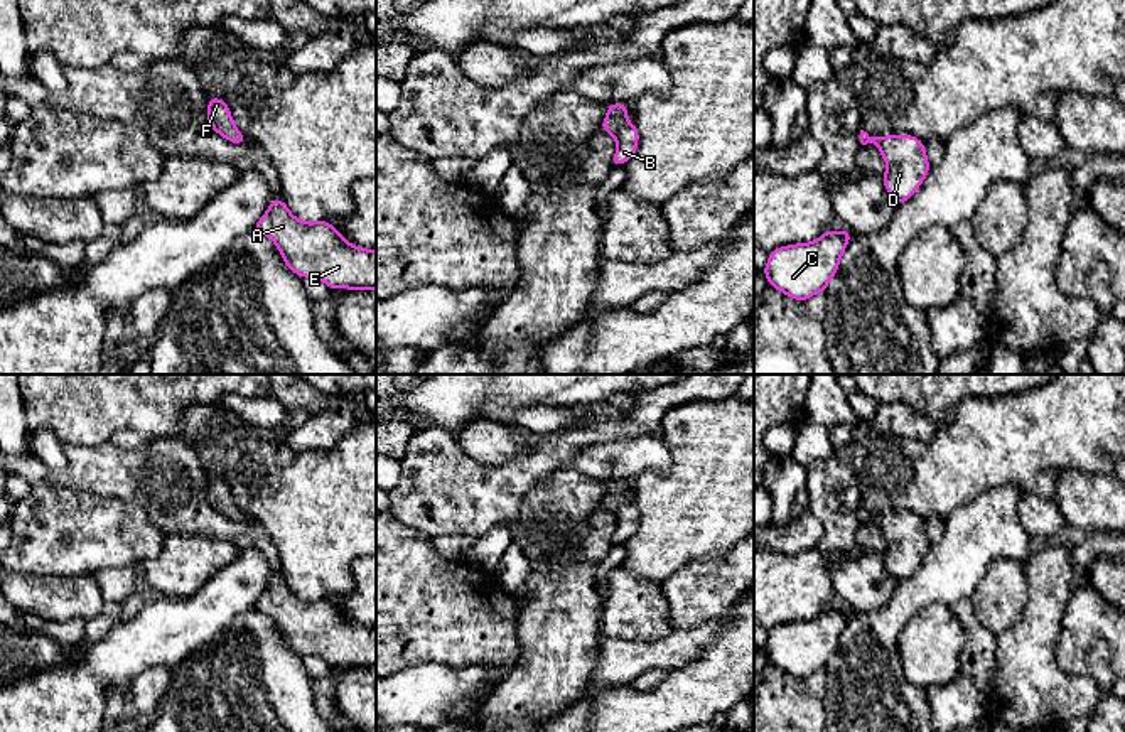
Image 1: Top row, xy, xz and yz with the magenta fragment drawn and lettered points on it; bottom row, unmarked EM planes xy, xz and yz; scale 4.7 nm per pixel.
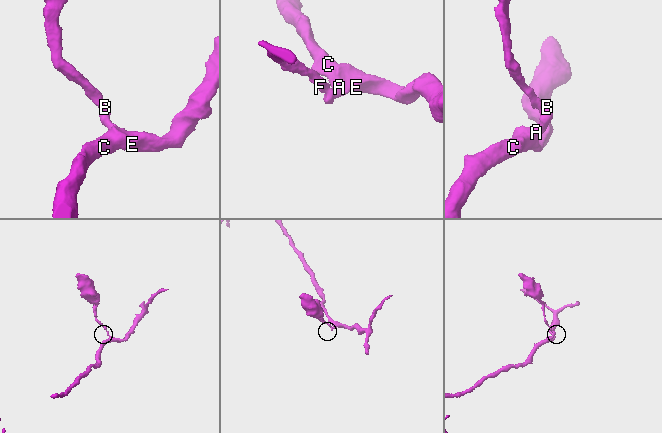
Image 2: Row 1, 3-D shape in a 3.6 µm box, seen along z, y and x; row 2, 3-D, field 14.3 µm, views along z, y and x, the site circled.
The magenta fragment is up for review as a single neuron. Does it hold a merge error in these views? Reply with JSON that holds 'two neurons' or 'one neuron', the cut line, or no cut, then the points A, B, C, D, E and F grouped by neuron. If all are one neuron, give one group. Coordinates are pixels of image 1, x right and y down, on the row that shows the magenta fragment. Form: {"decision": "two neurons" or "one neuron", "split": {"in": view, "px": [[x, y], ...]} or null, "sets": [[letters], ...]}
{"decision": "one neuron", "split": null, "sets": [["A", "B", "C", "D", "E", "F"]]}

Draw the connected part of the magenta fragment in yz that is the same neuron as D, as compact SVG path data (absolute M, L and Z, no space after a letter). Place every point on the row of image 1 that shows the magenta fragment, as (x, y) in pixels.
M860 130L860 143L875 143L887 169L882 175L889 197L901 206L921 187L929 172L924 142L914 135L870 137Z

